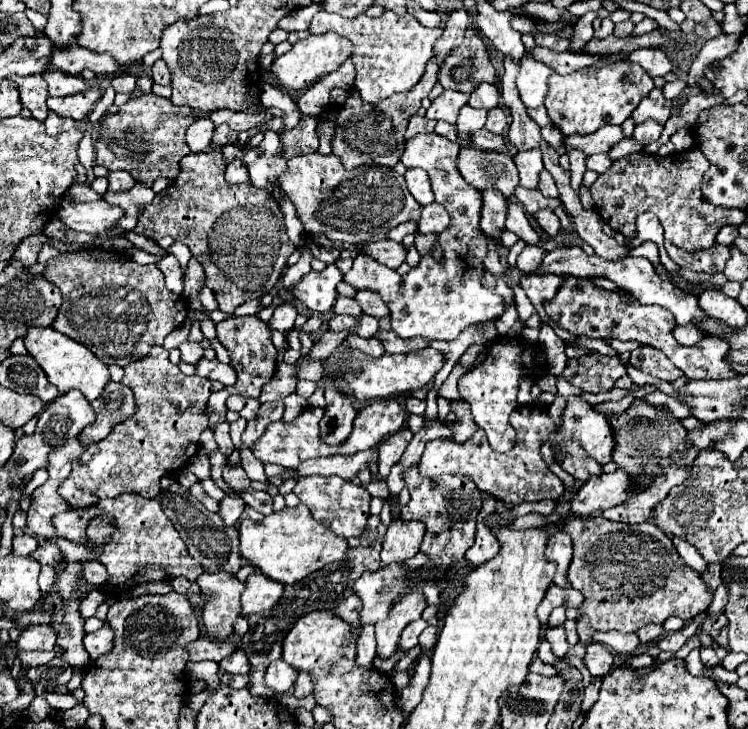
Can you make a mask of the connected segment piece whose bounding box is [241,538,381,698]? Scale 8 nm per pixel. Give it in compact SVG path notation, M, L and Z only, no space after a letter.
M377 538L371 546L357 546L351 548L347 554L345 562L335 562L335 564L327 564L323 570L313 572L311 576L303 578L301 582L295 582L291 586L285 586L283 598L277 602L275 608L261 612L261 614L251 614L247 616L249 620L249 632L241 638L241 648L245 650L249 662L251 662L251 682L249 682L249 690L251 694L259 694L259 696L275 696L275 692L271 692L265 682L263 682L263 674L267 670L267 666L273 660L281 658L281 642L287 636L287 632L291 630L291 626L295 624L295 620L307 612L313 610L333 610L335 606L339 606L345 598L349 598L353 594L353 582L365 572L365 570L377 570L381 564L379 560L379 550L381 550L381 540Z

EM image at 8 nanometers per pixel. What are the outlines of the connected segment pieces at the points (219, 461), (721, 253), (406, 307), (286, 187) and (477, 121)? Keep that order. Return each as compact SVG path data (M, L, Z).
M217 450L217 452L213 452L213 454L209 456L209 460L211 460L211 478L215 480L215 484L217 484L221 490L229 492L229 486L223 482L222 476L227 457L223 456L223 454Z
M665 242L665 250L669 252L671 260L675 260L681 268L691 268L695 272L723 272L725 262L729 260L729 246L723 244L713 244L707 250L701 250L697 254L687 254L685 250L679 250L671 242Z
M433 132L433 134L419 134L407 140L405 152L401 156L405 168L417 166L429 174L435 202L445 206L445 210L451 216L451 226L437 236L437 242L443 248L441 262L437 262L431 254L425 254L421 256L419 266L411 268L405 276L401 276L387 266L379 266L379 262L375 262L371 256L359 254L353 260L353 268L343 278L355 290L379 292L379 296L391 310L393 332L403 338L425 336L435 340L453 340L467 326L477 324L479 320L499 318L503 314L501 296L493 294L481 284L481 276L485 274L483 258L487 254L487 244L489 244L487 236L479 230L483 196L479 190L467 186L467 182L459 178L455 166L457 154L459 154L459 144Z
M303 154L287 160L287 172L279 178L283 192L297 208L305 232L325 234L339 242L369 242L379 234L421 214L419 202L405 186L405 178L387 166L357 166L345 170L333 154Z
M463 106L459 112L459 118L457 118L457 128L459 128L459 132L473 134L475 130L481 130L485 126L485 118L487 118L487 110Z

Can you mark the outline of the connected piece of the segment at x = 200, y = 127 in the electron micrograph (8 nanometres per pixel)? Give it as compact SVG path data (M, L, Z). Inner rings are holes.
M197 118L189 128L187 128L187 144L191 152L207 152L213 136L213 122L209 118Z

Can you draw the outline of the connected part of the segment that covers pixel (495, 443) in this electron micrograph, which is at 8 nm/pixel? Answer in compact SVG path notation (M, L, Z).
M505 338L505 340L513 340L513 344L503 342L503 340L489 344L485 360L479 366L467 370L459 380L461 398L471 406L473 420L477 422L479 428L485 430L491 448L497 452L507 452L507 450L511 450L511 446L515 446L515 430L509 424L509 414L517 408L519 378L521 376L535 376L535 370L531 374L531 368L527 366L527 364L533 364L535 348L525 344L523 338L519 338L519 340Z

